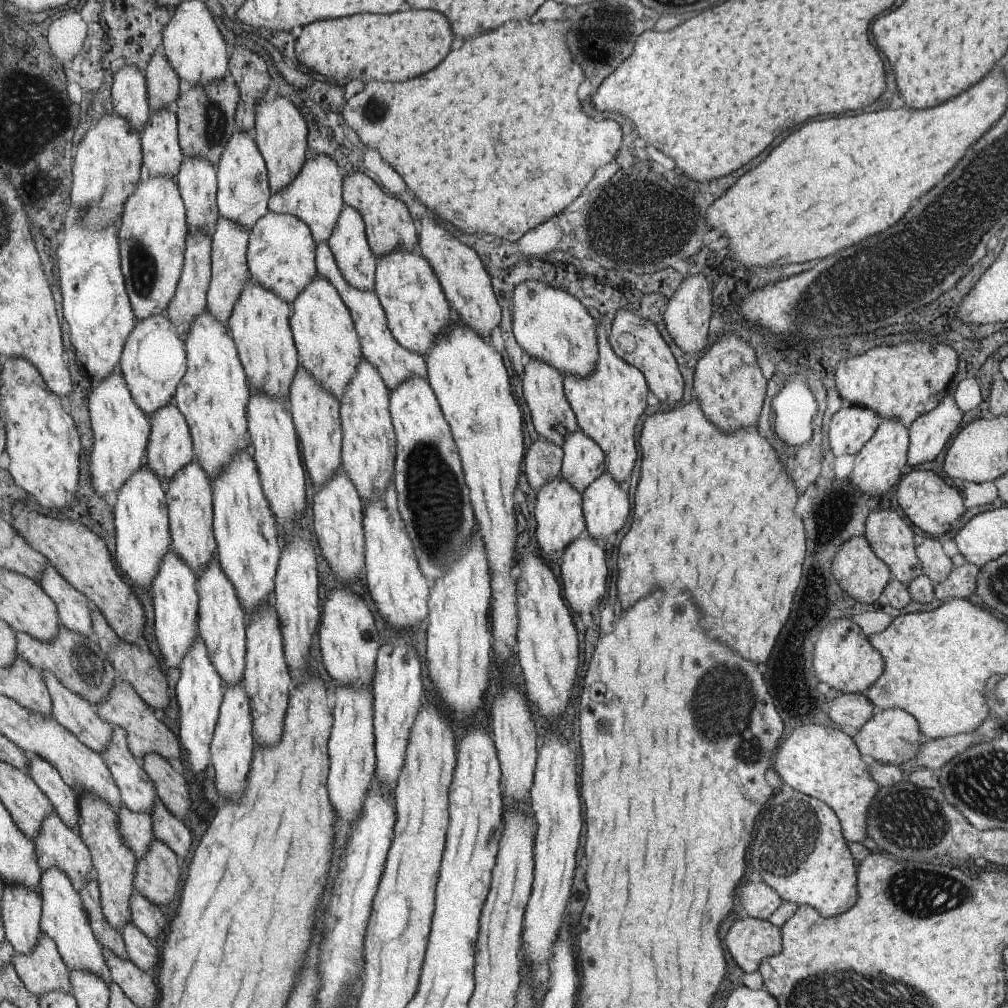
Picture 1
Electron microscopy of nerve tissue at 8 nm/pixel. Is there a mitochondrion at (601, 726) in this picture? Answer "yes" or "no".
yes

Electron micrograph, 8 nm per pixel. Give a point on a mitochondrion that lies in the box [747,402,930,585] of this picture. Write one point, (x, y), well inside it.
(831, 514)

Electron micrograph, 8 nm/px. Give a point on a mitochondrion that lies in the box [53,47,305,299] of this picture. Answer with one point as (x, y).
(214, 115)

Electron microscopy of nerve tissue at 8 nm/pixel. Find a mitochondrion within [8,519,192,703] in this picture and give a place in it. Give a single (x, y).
(89, 666)

